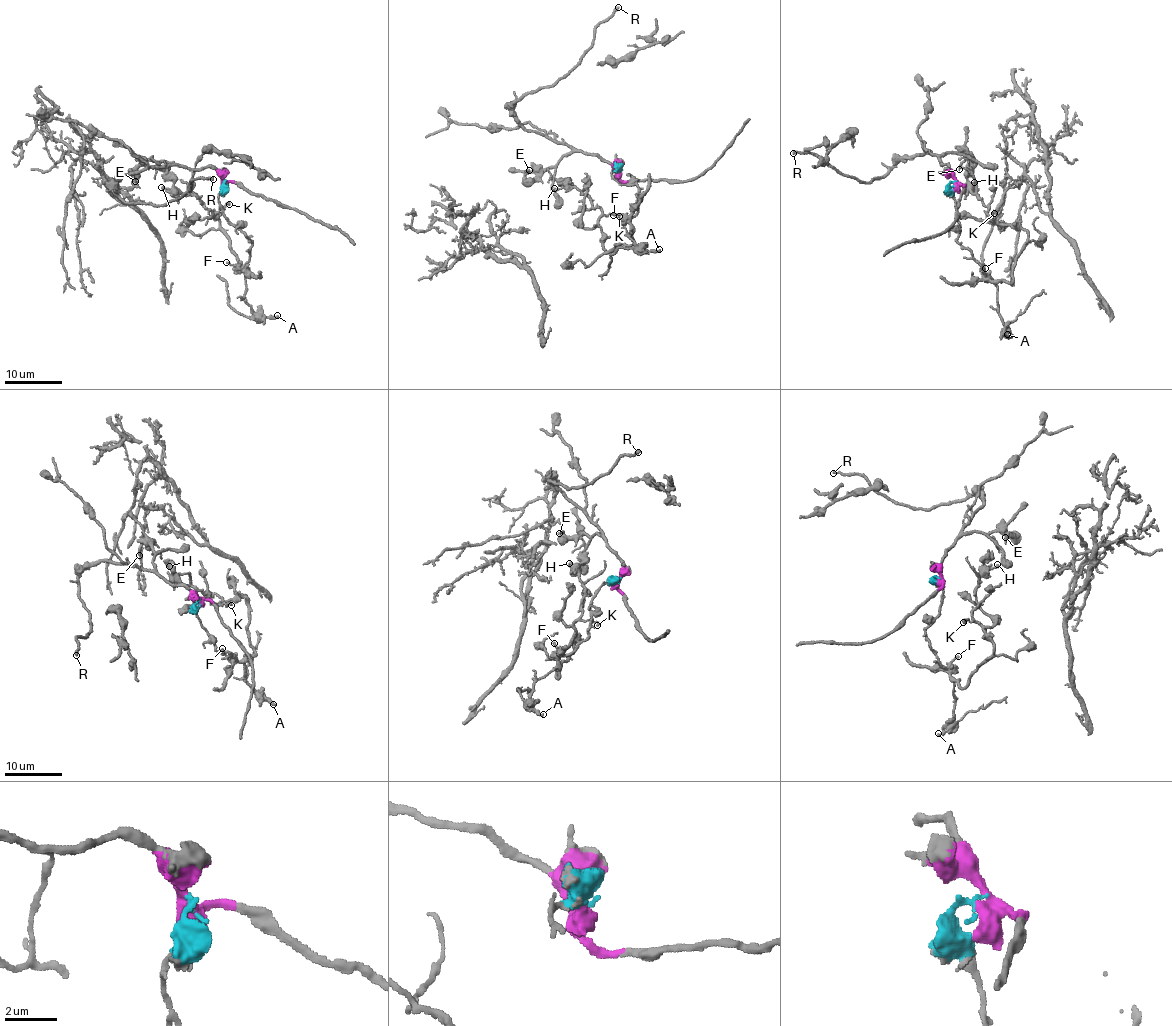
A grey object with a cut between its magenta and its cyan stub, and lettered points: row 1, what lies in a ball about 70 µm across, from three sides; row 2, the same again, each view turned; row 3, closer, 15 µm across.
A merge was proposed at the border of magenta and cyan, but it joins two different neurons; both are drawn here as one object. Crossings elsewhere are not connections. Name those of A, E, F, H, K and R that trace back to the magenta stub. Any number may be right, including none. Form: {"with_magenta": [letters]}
{"with_magenta": ["E", "R"]}

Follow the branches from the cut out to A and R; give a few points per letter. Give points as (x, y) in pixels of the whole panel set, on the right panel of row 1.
A: (954, 182), (949, 184), (949, 192), (959, 224), (957, 239), (997, 287), (998, 312), (1006, 333)
R: (954, 182), (955, 176), (946, 164), (927, 151), (893, 166), (884, 177), (860, 183), (809, 152), (793, 154)

